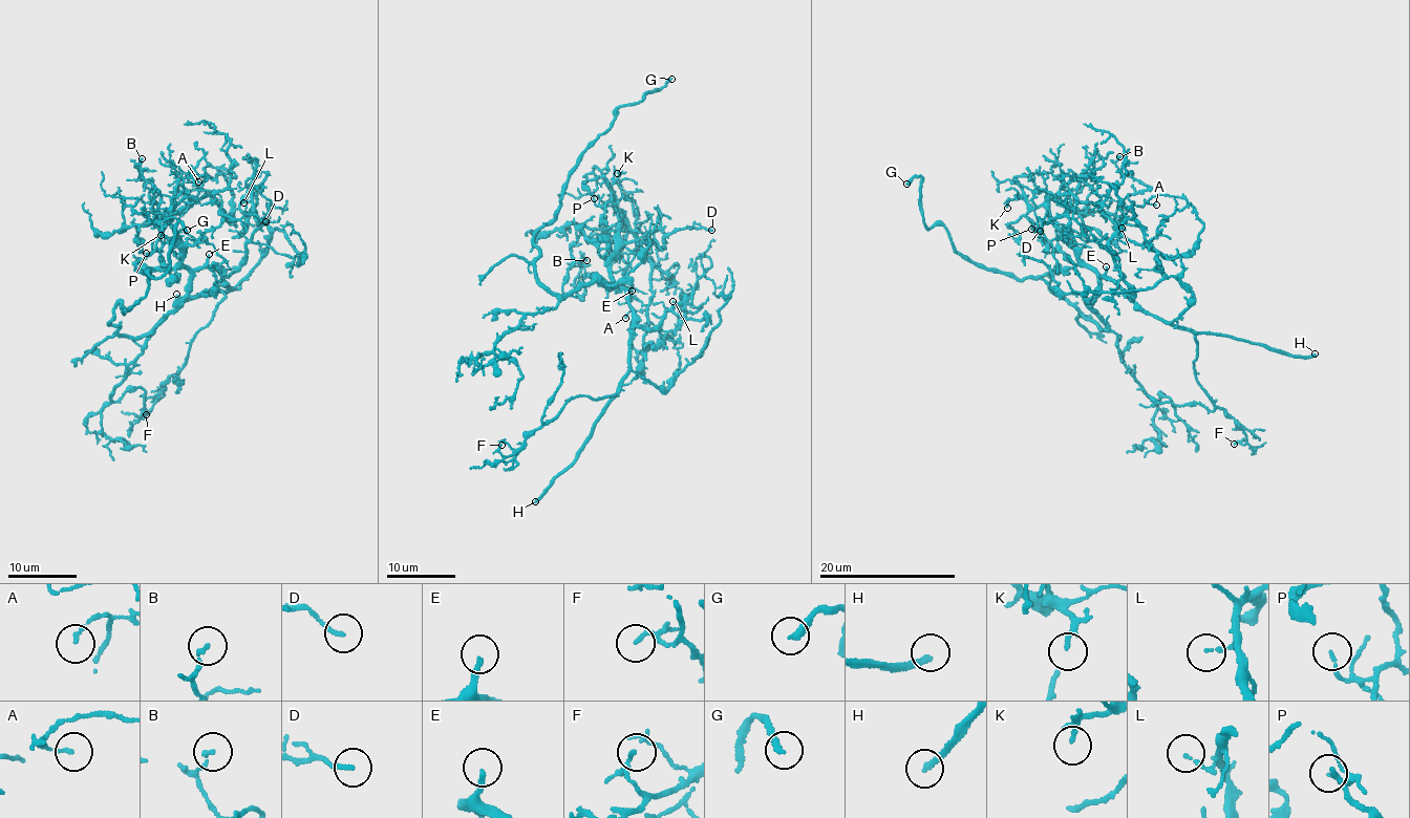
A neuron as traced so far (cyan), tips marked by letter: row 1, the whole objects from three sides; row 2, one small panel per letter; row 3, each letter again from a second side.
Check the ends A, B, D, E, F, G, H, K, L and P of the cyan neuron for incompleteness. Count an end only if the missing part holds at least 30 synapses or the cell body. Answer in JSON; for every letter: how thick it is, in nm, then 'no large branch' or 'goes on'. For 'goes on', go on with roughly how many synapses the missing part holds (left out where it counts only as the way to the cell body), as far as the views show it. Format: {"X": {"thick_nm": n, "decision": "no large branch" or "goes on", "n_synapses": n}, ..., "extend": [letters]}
{"A": {"thick_nm": 120, "decision": "no large branch"}, "B": {"thick_nm": 130, "decision": "no large branch"}, "D": {"thick_nm": 150, "decision": "no large branch"}, "E": {"thick_nm": 220, "decision": "goes on", "n_synapses": 50}, "F": {"thick_nm": 110, "decision": "no large branch"}, "G": {"thick_nm": 280, "decision": "goes on", "n_synapses": 100}, "H": {"thick_nm": 240, "decision": "goes on"}, "K": {"thick_nm": 140, "decision": "goes on", "n_synapses": 60}, "L": {"thick_nm": 130, "decision": "no large branch"}, "P": {"thick_nm": 110, "decision": "no large branch"}, "extend": ["E", "G", "H", "K"]}

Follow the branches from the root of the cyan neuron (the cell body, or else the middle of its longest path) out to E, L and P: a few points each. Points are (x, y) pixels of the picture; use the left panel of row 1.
E: (187, 288), (189, 278), (207, 261), (209, 254)
L: (187, 288), (189, 276), (204, 265), (217, 270), (239, 265), (257, 227), (251, 200), (243, 202)
P: (187, 288), (189, 272), (184, 267), (175, 227), (167, 221), (161, 229), (167, 238), (165, 244), (146, 253)

